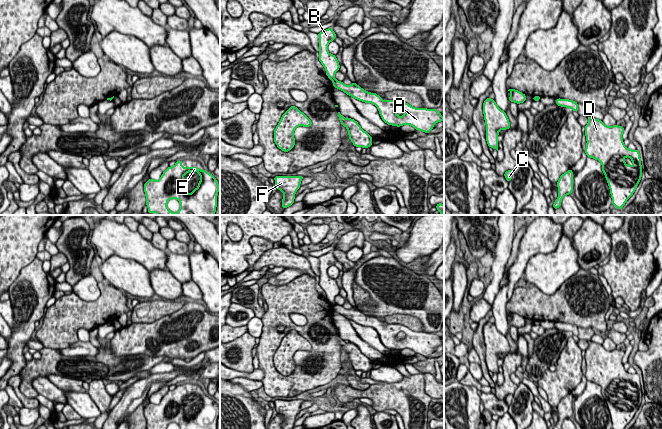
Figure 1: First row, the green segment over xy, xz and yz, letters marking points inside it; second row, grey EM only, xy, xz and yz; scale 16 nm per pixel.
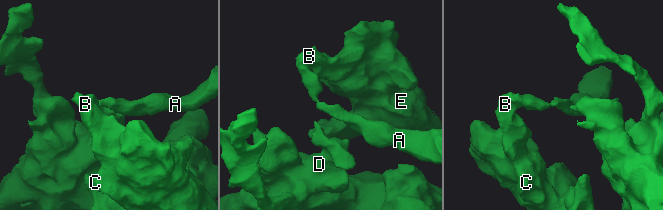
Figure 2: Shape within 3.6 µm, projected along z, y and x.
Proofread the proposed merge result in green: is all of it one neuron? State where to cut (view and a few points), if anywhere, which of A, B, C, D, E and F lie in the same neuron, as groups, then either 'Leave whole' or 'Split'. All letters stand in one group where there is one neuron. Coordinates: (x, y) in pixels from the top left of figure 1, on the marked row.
Split along xz (336, 80), (333, 82). Groups: A / B C D E F. Split

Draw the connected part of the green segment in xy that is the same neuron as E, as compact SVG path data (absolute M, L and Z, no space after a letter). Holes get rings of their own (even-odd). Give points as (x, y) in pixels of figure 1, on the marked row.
M178 160L174 166L169 166L164 171L159 180L149 178L144 184L144 192L148 213L157 213L158 215L189 215L190 213L193 215L215 215L219 184L215 177L206 170L200 170L197 167L183 167L182 160ZM191 171L198 172L201 181L198 182L198 187L188 194L185 191L183 177ZM172 198L180 202L178 212L171 212L167 207L168 201Z

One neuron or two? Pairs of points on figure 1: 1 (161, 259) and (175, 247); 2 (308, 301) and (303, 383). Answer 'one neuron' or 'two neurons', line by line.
1: two neurons
2: one neuron

